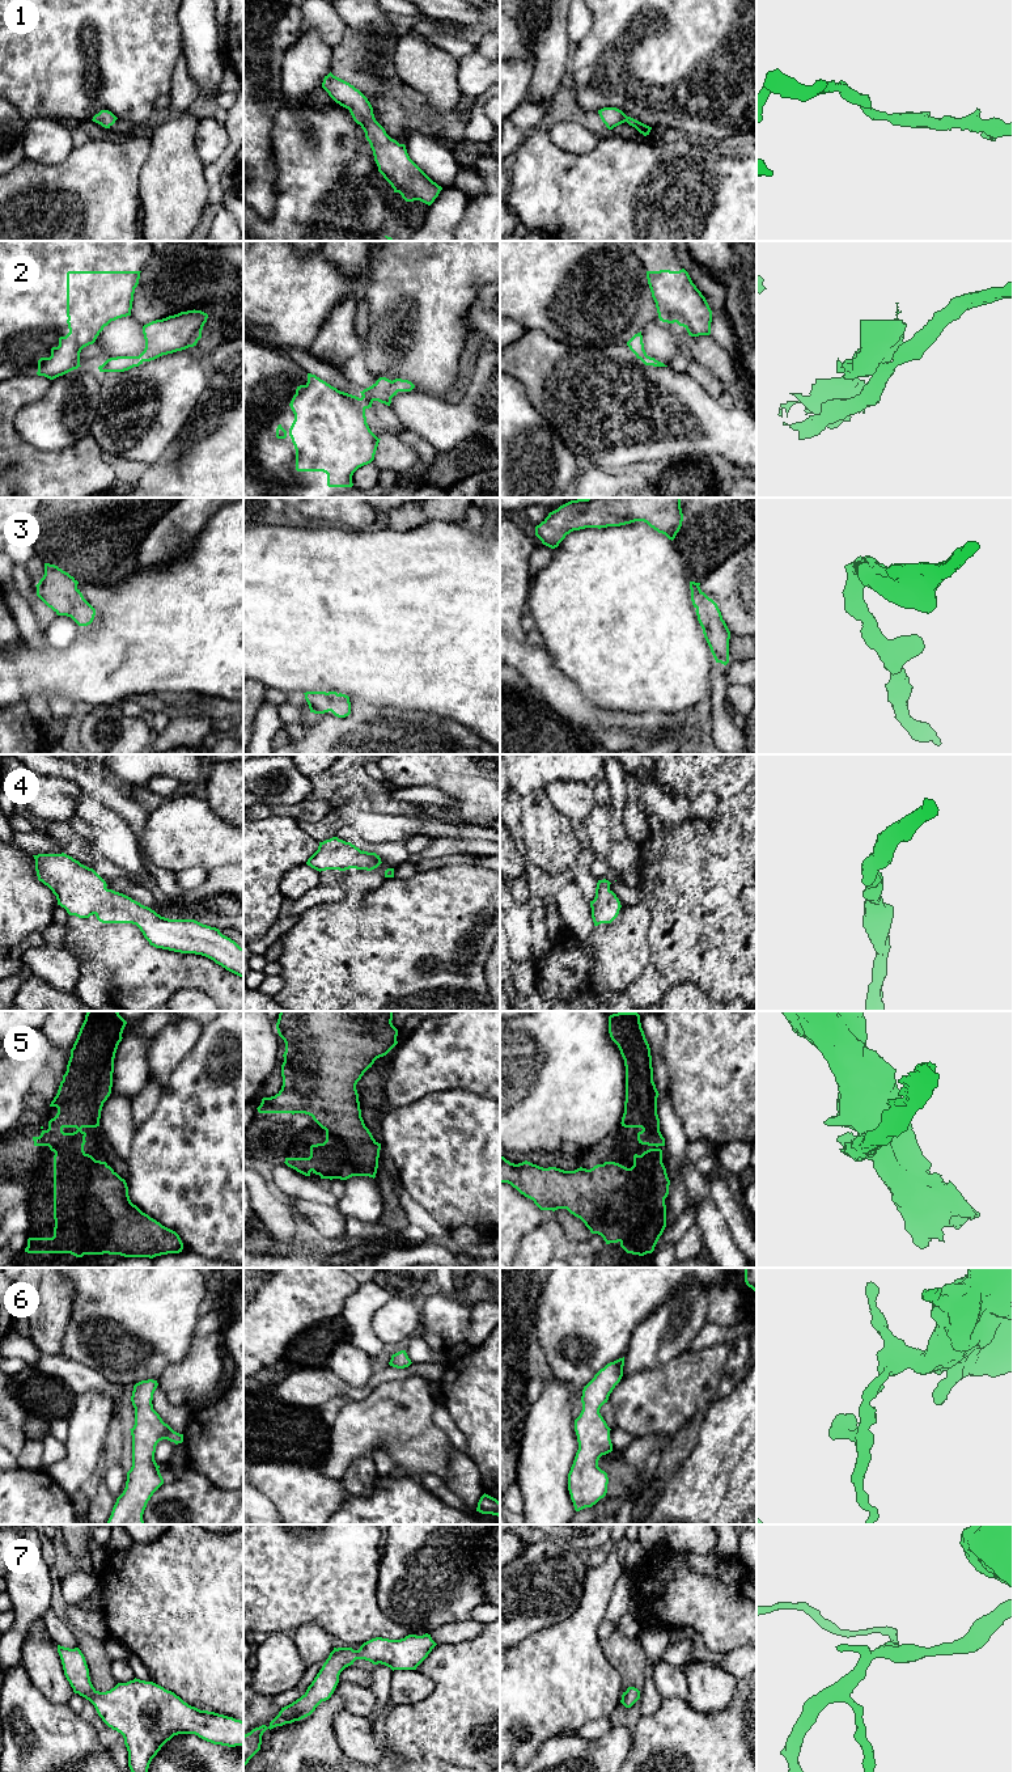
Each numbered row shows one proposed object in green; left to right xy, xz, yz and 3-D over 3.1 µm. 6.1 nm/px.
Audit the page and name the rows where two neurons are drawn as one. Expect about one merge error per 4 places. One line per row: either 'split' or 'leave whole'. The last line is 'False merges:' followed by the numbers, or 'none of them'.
1: leave whole
2: leave whole
3: leave whole
4: leave whole
5: leave whole
6: leave whole
7: leave whole
False merges: none of them

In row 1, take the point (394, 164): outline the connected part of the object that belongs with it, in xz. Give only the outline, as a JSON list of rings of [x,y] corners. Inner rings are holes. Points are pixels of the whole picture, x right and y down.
[[[325,76],[322,88],[340,106],[349,110],[361,126],[373,151],[378,172],[406,202],[420,200],[431,206],[442,190],[408,156],[406,145],[391,139],[376,120],[368,98],[349,83]]]

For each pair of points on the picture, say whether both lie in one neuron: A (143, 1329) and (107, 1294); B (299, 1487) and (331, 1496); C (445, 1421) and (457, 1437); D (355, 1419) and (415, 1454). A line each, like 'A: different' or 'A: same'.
A: same
B: same
C: same
D: same

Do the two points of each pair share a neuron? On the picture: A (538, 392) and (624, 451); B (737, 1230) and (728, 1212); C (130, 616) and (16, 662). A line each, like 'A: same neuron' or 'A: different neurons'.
A: same neuron
B: same neuron
C: same neuron

